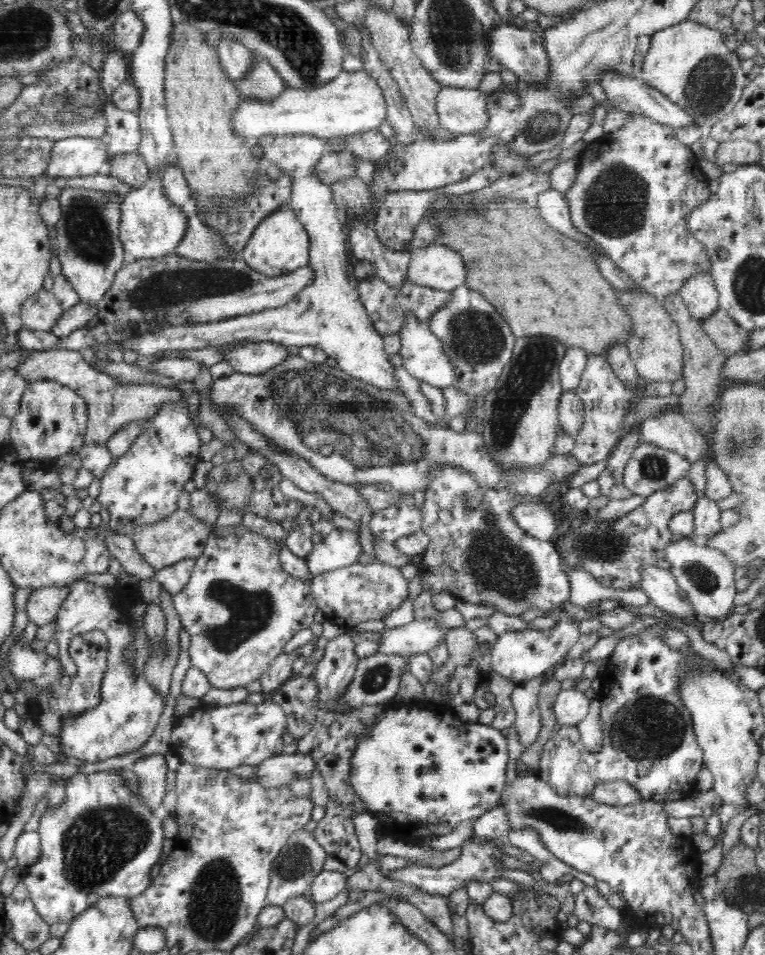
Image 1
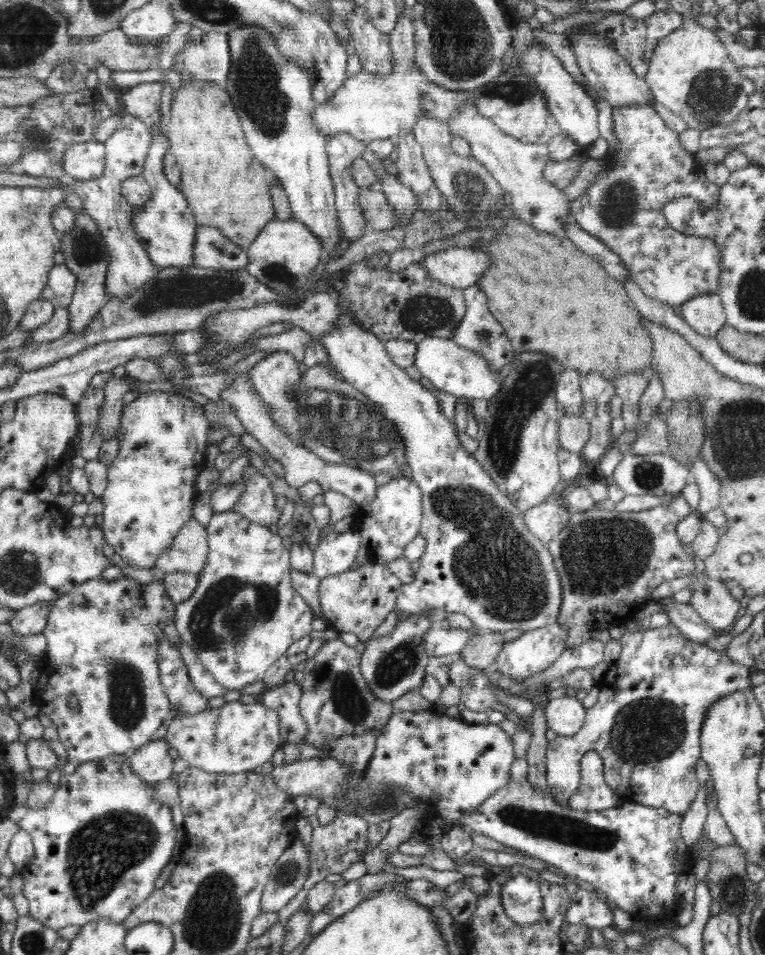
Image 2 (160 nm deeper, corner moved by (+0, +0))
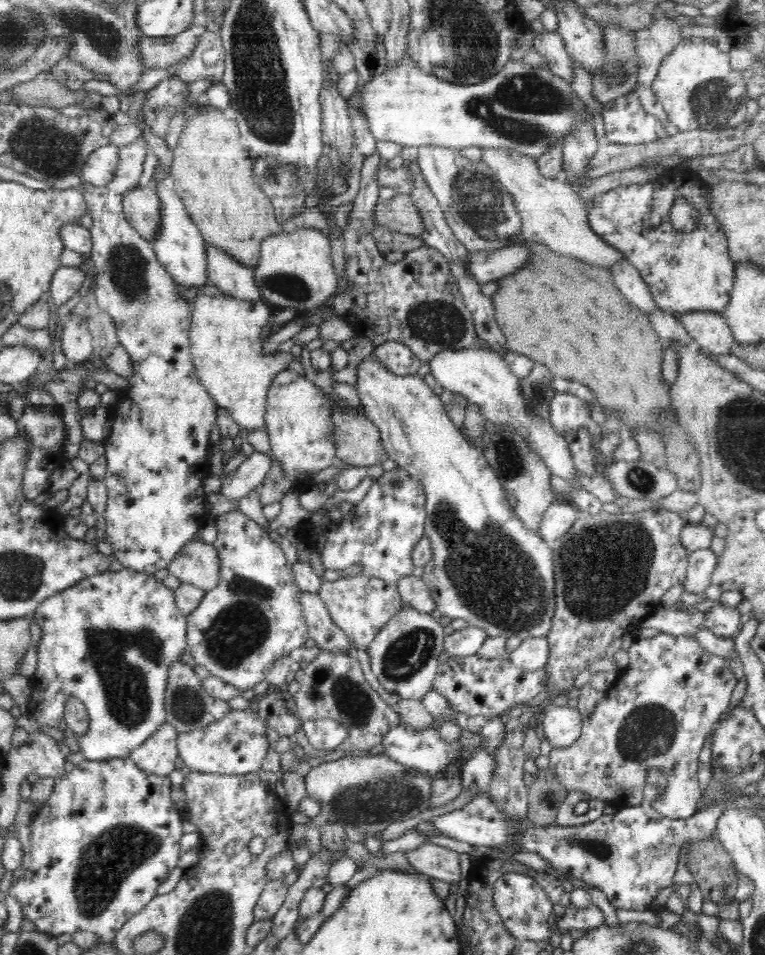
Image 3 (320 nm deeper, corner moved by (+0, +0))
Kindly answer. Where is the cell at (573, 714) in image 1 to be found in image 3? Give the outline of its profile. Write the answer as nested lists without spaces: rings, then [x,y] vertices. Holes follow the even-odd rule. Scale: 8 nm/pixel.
[[[568,705],[549,706],[542,713],[540,724],[552,749],[569,748],[581,734],[582,717]]]

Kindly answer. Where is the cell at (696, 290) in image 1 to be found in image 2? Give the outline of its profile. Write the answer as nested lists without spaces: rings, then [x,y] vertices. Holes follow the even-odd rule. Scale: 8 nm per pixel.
[[[718,292],[694,296],[682,304],[681,317],[700,336],[715,338],[727,324],[725,310]]]

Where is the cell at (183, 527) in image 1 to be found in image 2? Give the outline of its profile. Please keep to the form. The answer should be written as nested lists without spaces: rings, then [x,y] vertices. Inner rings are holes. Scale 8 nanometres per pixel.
[[[192,518],[166,548],[155,566],[164,572],[200,574],[206,566],[209,544],[207,528]]]

